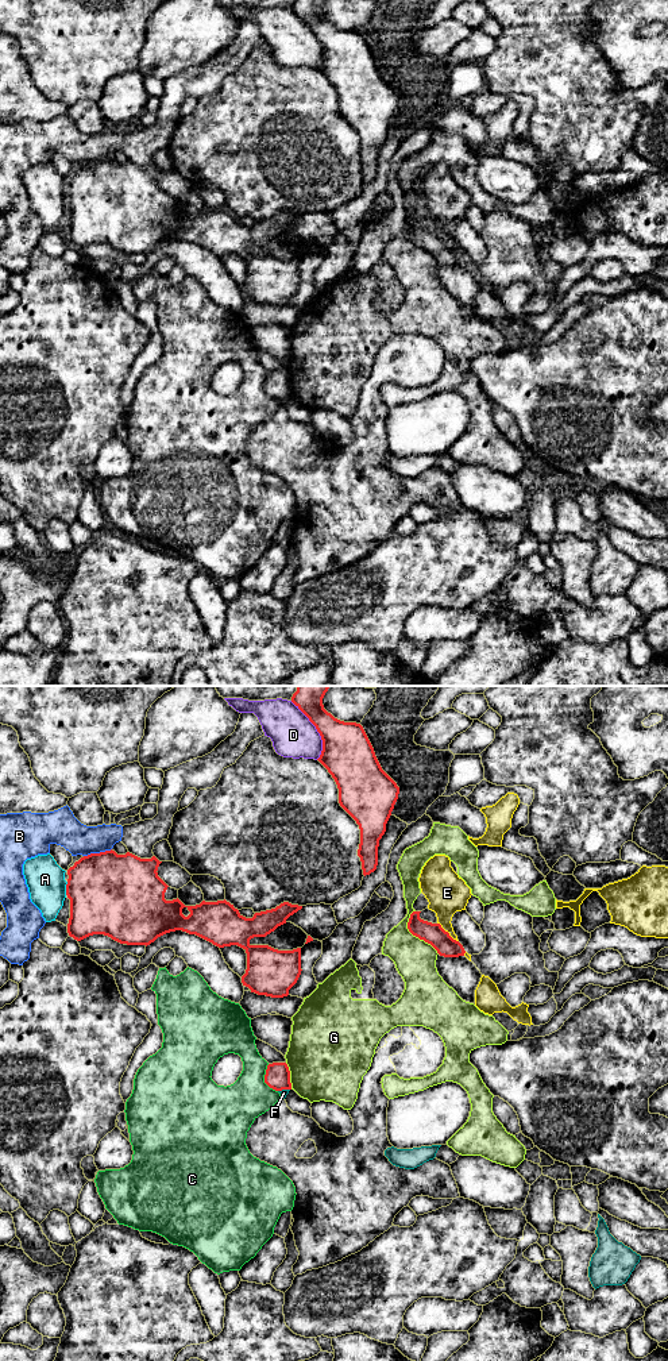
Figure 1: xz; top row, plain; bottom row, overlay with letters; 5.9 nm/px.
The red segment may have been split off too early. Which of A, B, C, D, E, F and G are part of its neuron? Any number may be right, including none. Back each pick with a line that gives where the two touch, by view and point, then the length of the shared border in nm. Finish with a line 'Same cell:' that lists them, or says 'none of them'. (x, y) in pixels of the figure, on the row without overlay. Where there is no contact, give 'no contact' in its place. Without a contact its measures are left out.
Same cell: none of them

